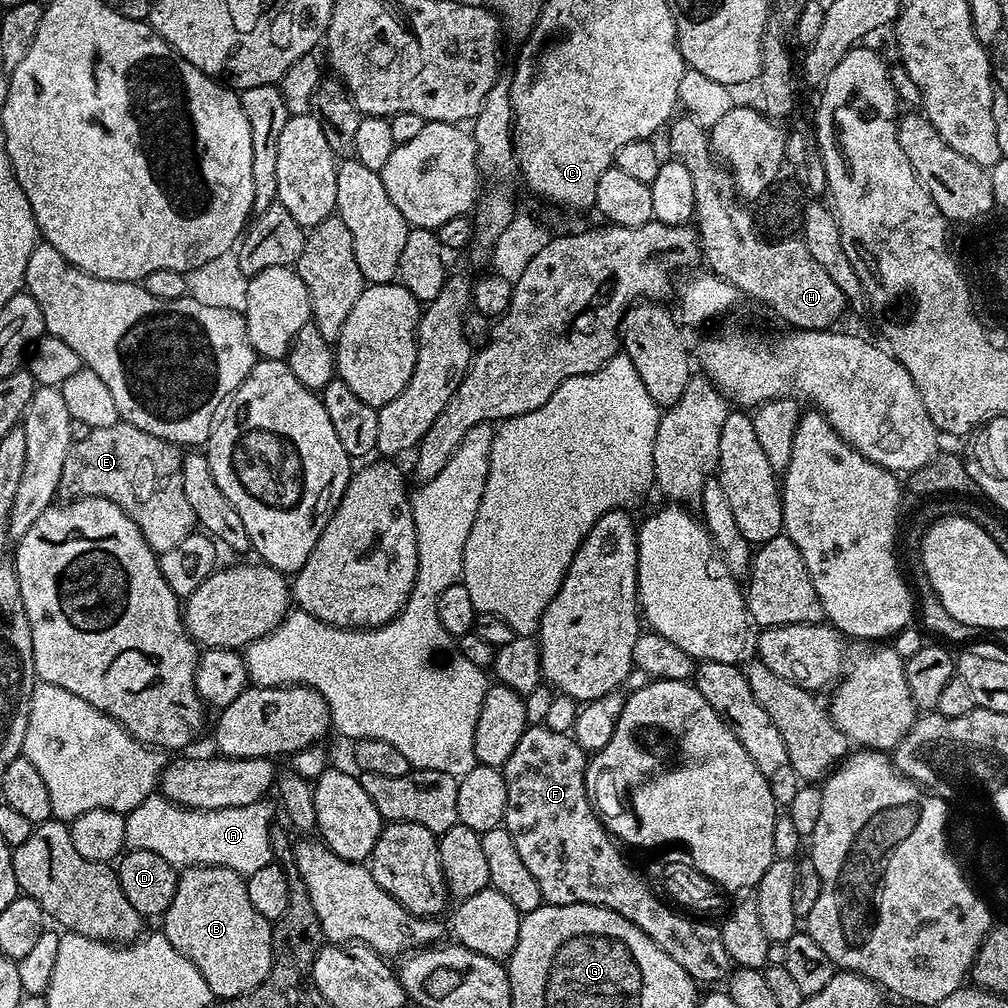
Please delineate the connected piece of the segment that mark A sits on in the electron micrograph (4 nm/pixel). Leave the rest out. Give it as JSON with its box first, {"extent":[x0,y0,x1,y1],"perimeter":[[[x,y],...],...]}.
{"extent":[124,794,274,878],"perimeter":[[[153,794],[124,816],[124,847],[150,850],[150,854],[159,854],[180,870],[195,864],[213,864],[226,866],[246,878],[254,874],[254,870],[262,870],[262,866],[273,863],[274,853],[268,833],[271,816],[272,808],[268,802],[245,808],[194,810],[167,800],[163,794]]]}

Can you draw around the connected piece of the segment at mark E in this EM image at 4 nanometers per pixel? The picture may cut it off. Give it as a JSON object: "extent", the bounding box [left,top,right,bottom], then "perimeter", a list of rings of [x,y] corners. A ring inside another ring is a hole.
{"extent":[59,422,197,554],"perimeter":[[[121,422],[114,426],[94,428],[85,439],[73,443],[72,449],[66,454],[66,463],[62,465],[59,495],[65,501],[85,500],[89,496],[114,502],[134,521],[138,530],[142,530],[146,542],[158,554],[174,550],[174,546],[178,546],[178,542],[185,540],[197,527],[196,515],[194,510],[190,510],[186,490],[182,490],[181,449],[168,440],[146,434],[146,430],[138,430],[138,426],[133,424]]]}

